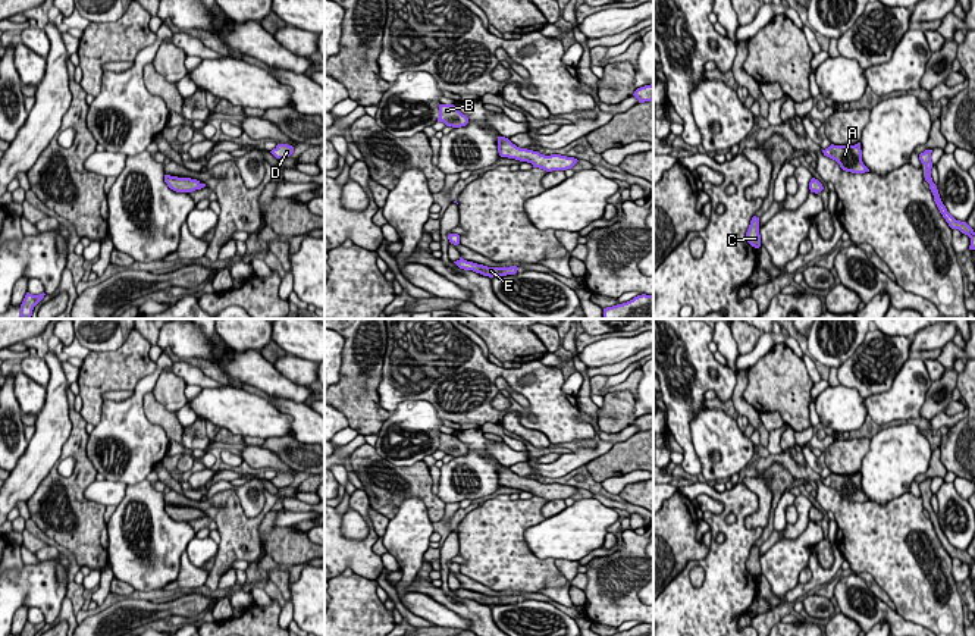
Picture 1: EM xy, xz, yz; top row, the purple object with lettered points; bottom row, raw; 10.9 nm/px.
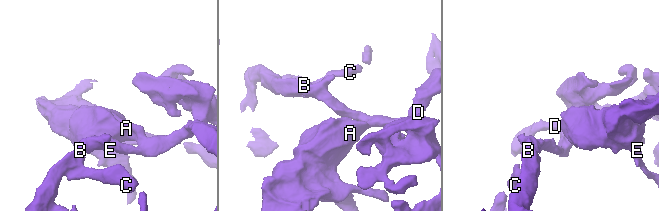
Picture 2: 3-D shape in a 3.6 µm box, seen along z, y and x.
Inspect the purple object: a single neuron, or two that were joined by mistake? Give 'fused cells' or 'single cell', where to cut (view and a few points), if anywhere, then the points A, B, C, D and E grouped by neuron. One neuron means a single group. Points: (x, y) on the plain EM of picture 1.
single cell; cut none; groups A B C D E

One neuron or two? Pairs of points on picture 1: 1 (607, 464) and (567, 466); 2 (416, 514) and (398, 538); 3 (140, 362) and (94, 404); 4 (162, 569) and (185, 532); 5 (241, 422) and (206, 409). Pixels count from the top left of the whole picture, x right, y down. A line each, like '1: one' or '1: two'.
1: two
2: one
3: one
4: one
5: one

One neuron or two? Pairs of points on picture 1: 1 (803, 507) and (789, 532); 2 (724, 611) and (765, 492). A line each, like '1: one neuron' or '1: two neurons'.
1: one neuron
2: two neurons

